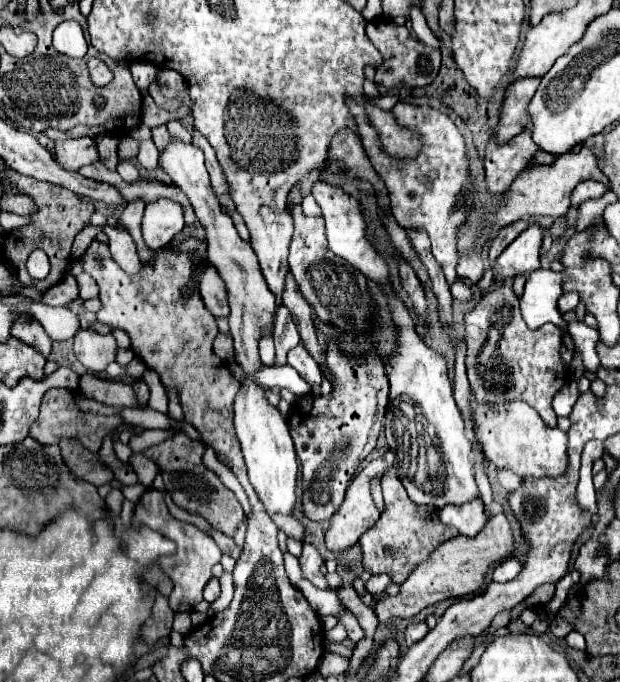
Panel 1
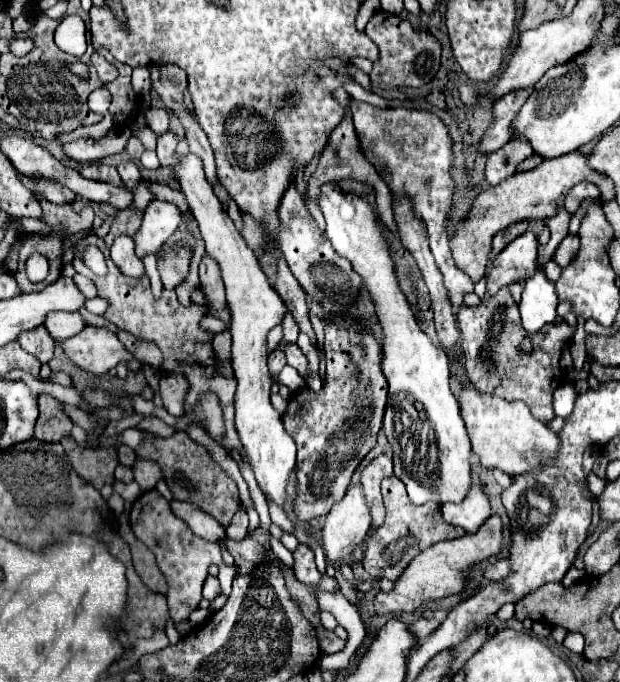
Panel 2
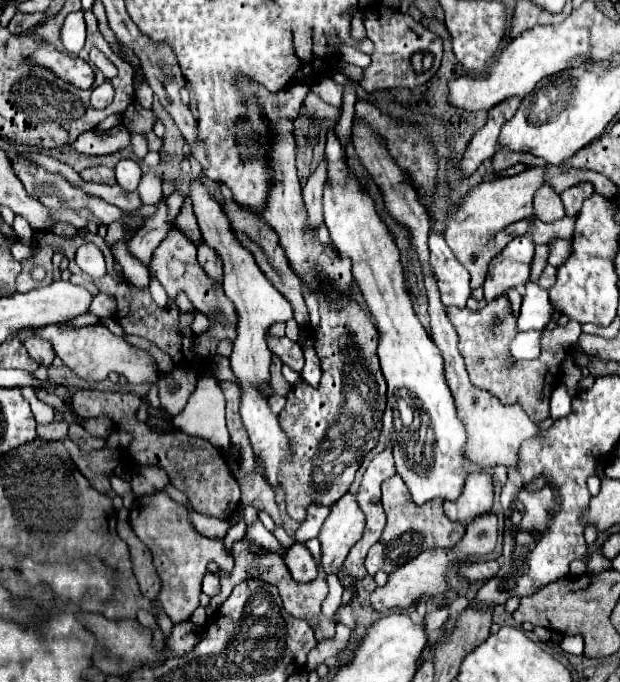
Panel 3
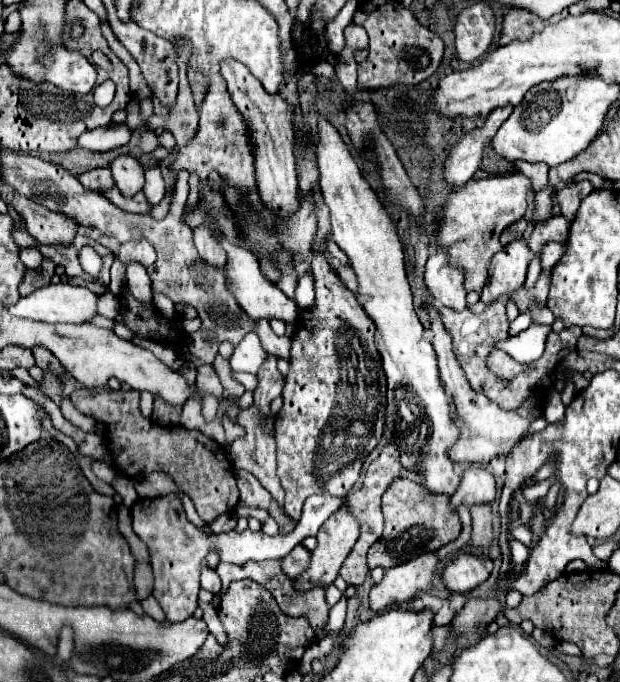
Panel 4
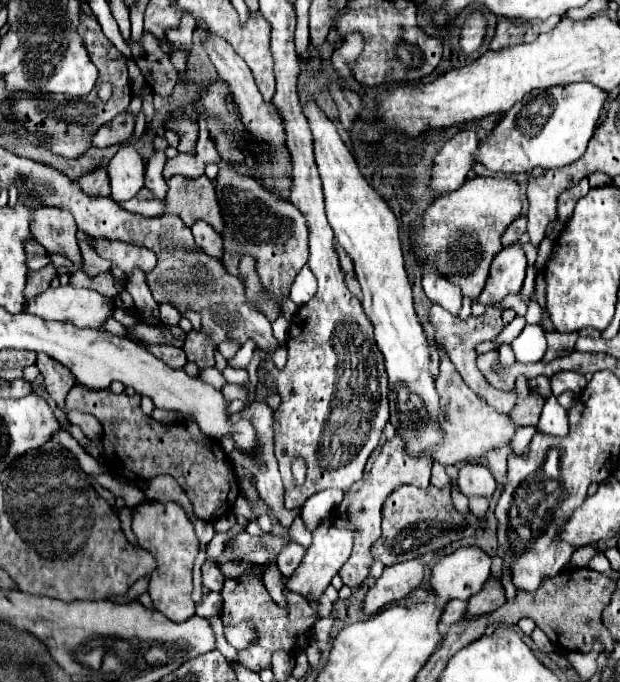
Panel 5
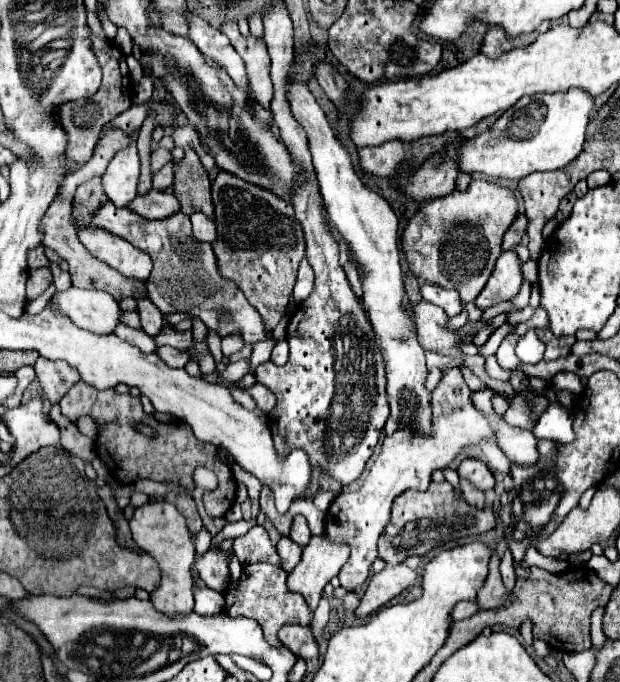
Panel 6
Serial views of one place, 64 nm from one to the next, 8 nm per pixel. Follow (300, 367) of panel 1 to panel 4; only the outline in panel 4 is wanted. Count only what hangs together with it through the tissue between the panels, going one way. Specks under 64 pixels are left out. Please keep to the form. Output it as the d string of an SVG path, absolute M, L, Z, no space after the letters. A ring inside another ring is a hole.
M260 320L260 322L256 324L256 332L258 332L258 336L260 336L262 346L264 346L270 354L274 354L274 356L278 356L278 358L290 362L290 348L292 348L290 342L292 342L292 340L290 340L288 336L276 336L276 334L272 332L268 320Z

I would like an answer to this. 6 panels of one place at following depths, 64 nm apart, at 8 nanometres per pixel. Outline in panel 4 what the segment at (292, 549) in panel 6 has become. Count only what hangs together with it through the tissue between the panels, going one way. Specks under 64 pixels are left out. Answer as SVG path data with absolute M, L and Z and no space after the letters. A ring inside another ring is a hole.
M298 544L288 556L282 558L282 570L292 580L296 580L300 574L304 574L304 570L308 570L308 560L310 560L310 552L302 544Z

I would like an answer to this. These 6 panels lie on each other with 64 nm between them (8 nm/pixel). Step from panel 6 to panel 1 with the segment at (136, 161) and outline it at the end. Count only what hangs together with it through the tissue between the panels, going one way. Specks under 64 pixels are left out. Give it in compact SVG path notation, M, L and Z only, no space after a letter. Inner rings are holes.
M120 162L118 164L118 174L122 176L122 180L126 180L126 182L134 182L136 178L138 178L138 168L132 164L132 162Z

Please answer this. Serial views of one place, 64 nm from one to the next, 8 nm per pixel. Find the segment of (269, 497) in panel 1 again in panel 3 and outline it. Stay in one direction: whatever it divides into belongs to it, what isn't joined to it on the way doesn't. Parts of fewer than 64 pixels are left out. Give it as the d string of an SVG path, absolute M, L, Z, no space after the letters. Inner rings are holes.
M202 178L190 180L190 200L194 206L194 214L198 218L198 226L202 232L204 242L220 254L222 264L224 264L224 292L232 300L236 314L238 314L238 326L236 326L236 340L234 340L234 350L230 356L232 372L240 382L240 418L244 424L244 430L248 432L250 446L254 450L256 464L262 470L264 480L278 490L280 488L280 468L286 464L292 456L290 450L290 440L286 432L282 432L278 416L270 410L268 406L268 396L260 390L262 386L270 384L270 358L272 352L266 344L266 336L272 324L276 322L286 322L292 318L292 306L284 296L270 284L270 280L262 274L258 268L254 256L240 244L236 238L228 216L224 214L222 206L212 198L208 186L202 182Z

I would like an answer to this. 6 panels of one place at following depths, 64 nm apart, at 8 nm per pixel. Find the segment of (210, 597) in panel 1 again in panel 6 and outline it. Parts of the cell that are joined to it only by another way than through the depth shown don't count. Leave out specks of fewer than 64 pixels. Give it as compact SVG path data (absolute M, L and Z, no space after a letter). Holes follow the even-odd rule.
M208 550L204 556L196 558L196 568L204 584L216 592L224 592L230 580L228 562L222 550Z

